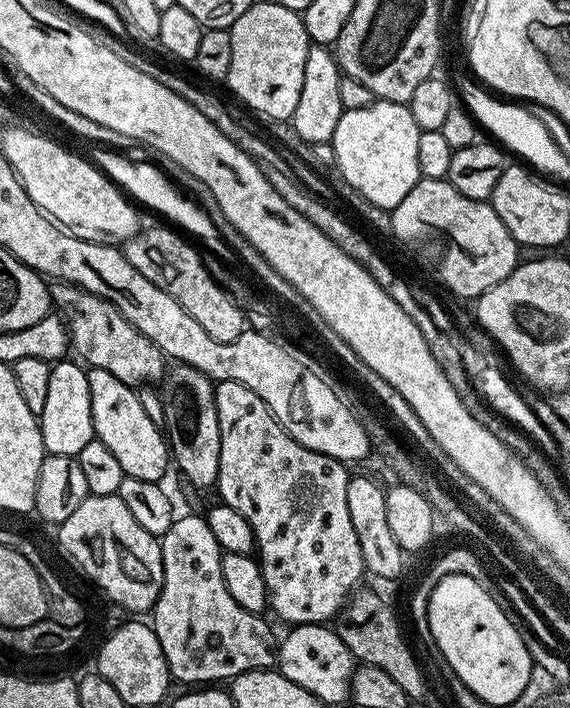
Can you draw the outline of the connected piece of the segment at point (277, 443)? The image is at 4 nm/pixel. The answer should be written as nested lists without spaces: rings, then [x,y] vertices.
[[[222,380],[215,389],[220,457],[214,488],[220,491],[219,499],[238,510],[254,530],[255,551],[266,582],[271,611],[276,611],[288,626],[323,624],[339,617],[340,609],[361,587],[360,579],[366,576],[362,546],[358,546],[358,534],[354,534],[354,522],[350,522],[350,506],[346,506],[350,479],[350,473],[344,469],[347,467],[341,461],[299,444],[276,421],[266,402],[262,402],[250,386]]]

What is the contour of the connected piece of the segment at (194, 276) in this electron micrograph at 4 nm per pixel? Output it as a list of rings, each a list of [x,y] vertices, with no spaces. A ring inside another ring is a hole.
[[[171,227],[147,228],[137,232],[134,238],[122,245],[122,251],[130,266],[134,266],[138,274],[150,278],[154,286],[166,290],[166,294],[170,294],[170,298],[174,298],[174,302],[178,302],[178,306],[182,306],[182,310],[186,310],[186,314],[190,314],[190,318],[194,318],[194,322],[198,322],[198,326],[202,326],[202,330],[206,330],[210,338],[217,342],[234,342],[234,338],[246,331],[244,309],[208,273],[201,253],[196,253],[183,240],[183,235],[175,236]]]

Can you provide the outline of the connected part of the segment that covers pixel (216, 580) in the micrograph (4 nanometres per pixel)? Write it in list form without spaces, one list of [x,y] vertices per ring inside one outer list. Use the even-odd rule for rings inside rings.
[[[177,515],[170,530],[166,530],[159,541],[162,550],[162,590],[150,613],[150,623],[162,646],[171,679],[188,684],[184,686],[208,686],[220,682],[216,680],[231,681],[244,672],[271,669],[278,660],[277,641],[272,641],[271,634],[264,632],[263,615],[242,610],[242,606],[230,598],[230,590],[226,590],[220,565],[222,549],[214,538],[214,530],[210,530],[207,519],[203,515]]]

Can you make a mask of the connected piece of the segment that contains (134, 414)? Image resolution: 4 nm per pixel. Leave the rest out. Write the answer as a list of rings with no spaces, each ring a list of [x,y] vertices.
[[[88,368],[90,382],[90,414],[95,439],[102,442],[118,458],[125,476],[143,480],[163,481],[164,471],[170,468],[170,449],[165,433],[150,422],[149,415],[139,402],[138,391],[133,385],[118,382],[110,370]]]

